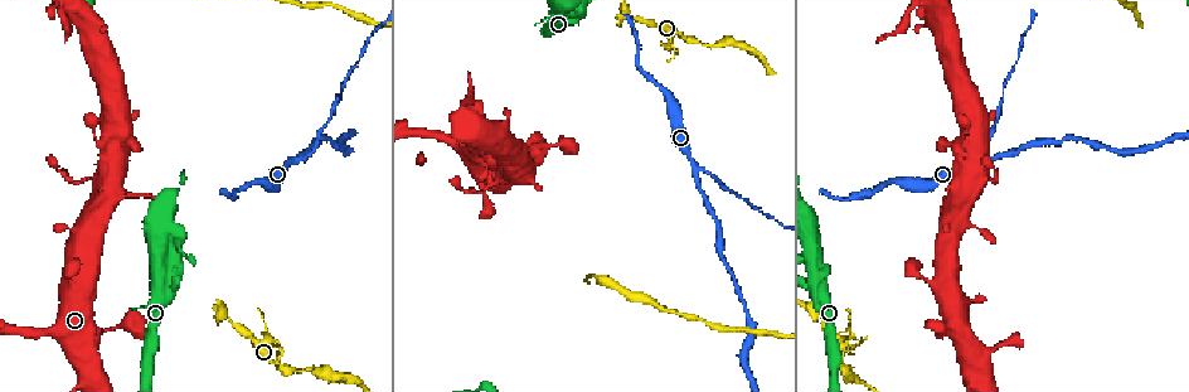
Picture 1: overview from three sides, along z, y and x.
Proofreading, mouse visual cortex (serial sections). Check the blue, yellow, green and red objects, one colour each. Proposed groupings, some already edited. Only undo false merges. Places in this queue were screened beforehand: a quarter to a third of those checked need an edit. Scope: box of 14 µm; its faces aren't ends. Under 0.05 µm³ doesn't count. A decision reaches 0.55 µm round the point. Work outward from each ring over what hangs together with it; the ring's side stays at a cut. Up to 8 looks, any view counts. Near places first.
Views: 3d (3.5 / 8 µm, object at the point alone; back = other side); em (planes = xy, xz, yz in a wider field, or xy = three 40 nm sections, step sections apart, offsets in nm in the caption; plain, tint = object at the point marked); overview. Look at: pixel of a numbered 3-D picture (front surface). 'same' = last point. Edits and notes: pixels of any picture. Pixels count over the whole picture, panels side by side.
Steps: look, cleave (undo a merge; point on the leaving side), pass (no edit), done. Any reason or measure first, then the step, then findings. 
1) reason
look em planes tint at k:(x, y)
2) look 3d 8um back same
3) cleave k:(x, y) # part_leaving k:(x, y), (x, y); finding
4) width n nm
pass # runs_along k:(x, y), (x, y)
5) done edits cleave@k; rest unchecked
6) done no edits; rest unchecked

narrows sharply
look 3d 3.5um at 1:(228, 317)

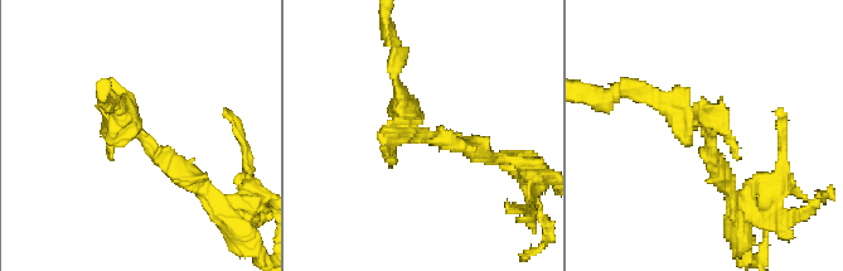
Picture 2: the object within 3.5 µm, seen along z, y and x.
need the tissue
look em planes tint at 2:(710, 138)

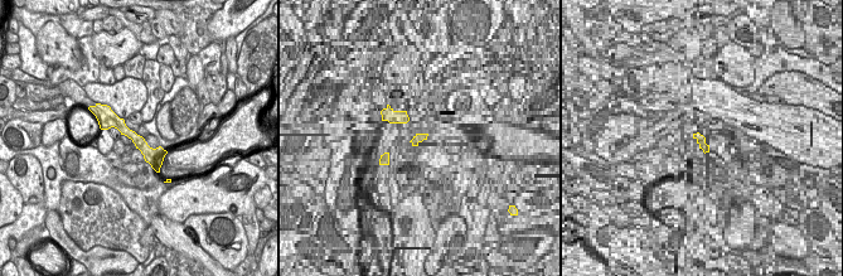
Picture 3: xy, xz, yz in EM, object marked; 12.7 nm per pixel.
cleave 2:(652, 93) # part_leaving 2:(696, 120), (634, 97); two cells meet here

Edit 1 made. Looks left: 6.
two arms at a narrow angle
look 3d 3.5um at 1:(174, 289)

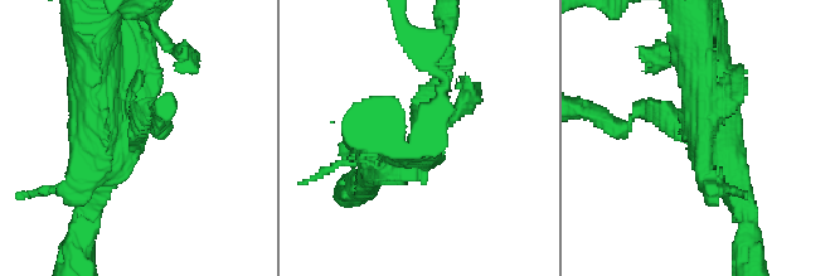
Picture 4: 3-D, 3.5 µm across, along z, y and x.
look em planes tint at 4:(132, 137)

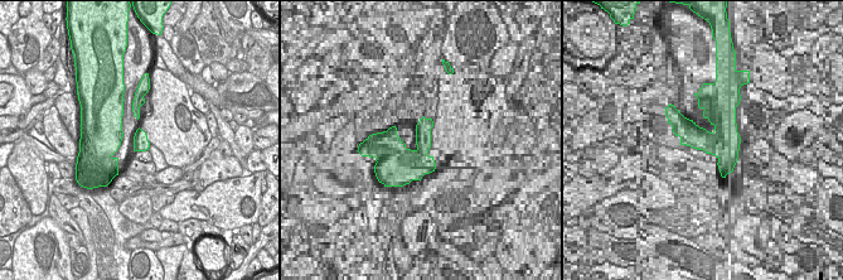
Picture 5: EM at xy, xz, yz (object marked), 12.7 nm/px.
width 190 nm
cleave 4:(666, 121) # two cells meet here

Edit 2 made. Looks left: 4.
redraw
look overview

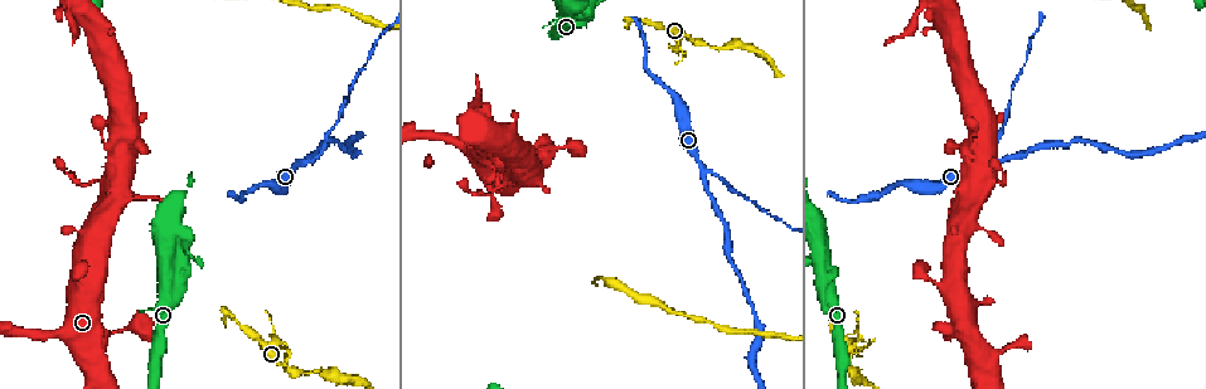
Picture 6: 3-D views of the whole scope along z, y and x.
two arms in line, one across
look 3d 3.5um at 6:(298, 165)

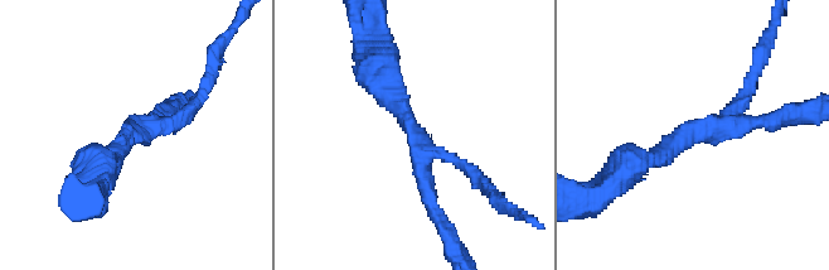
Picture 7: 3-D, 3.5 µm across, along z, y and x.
arms 3; arm_widths 200, 200, 250 nm; now the EM
look em xy step 2 tint at 7:(141, 130)

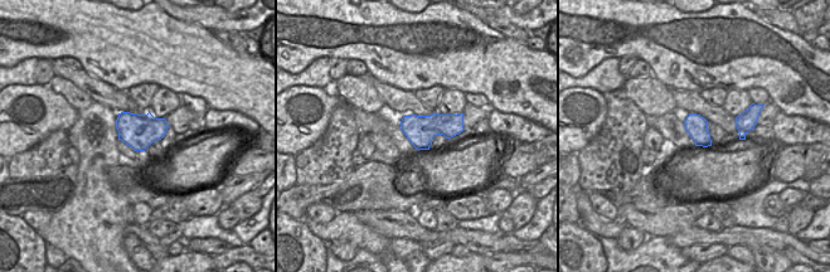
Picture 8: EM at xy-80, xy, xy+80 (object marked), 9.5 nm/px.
pass # runs_along 7:(383, 90), (422, 148), (441, 226); continuous, no second cell

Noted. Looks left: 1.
done edits cleave@2, cleave@4; rest unchecked

